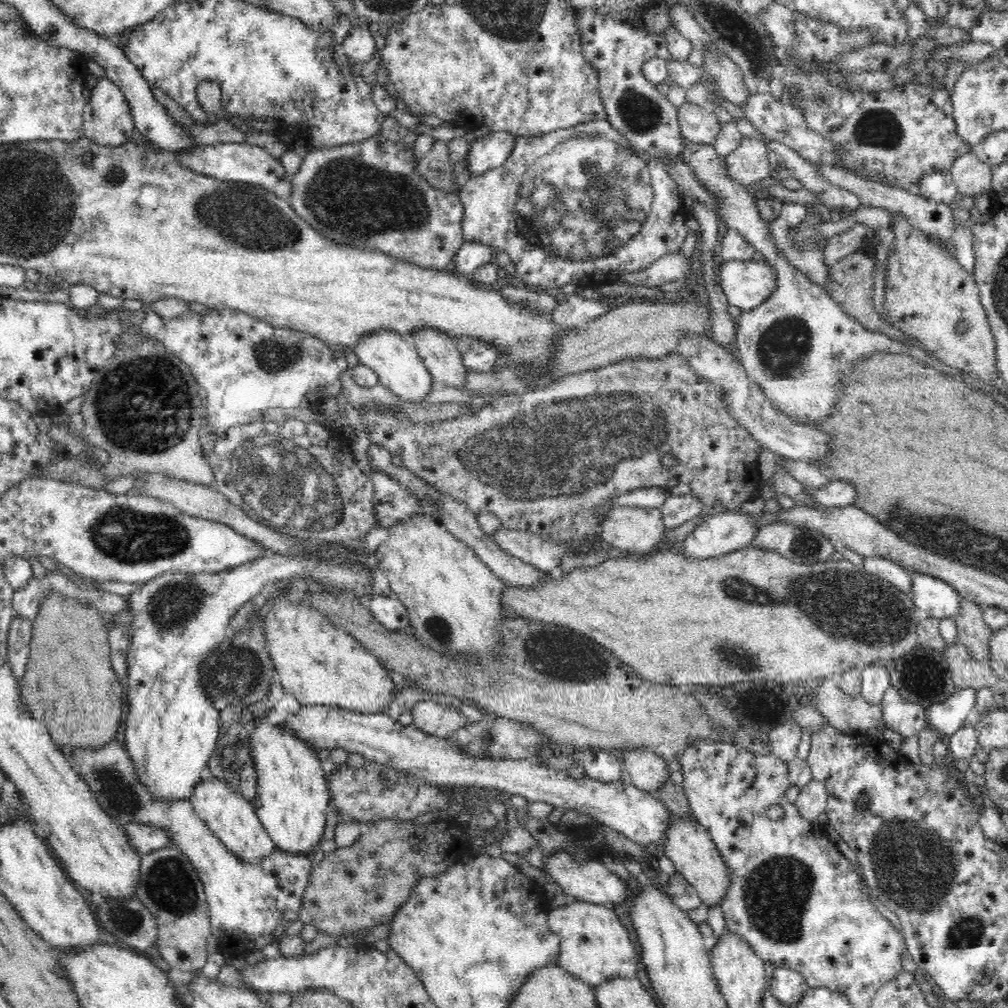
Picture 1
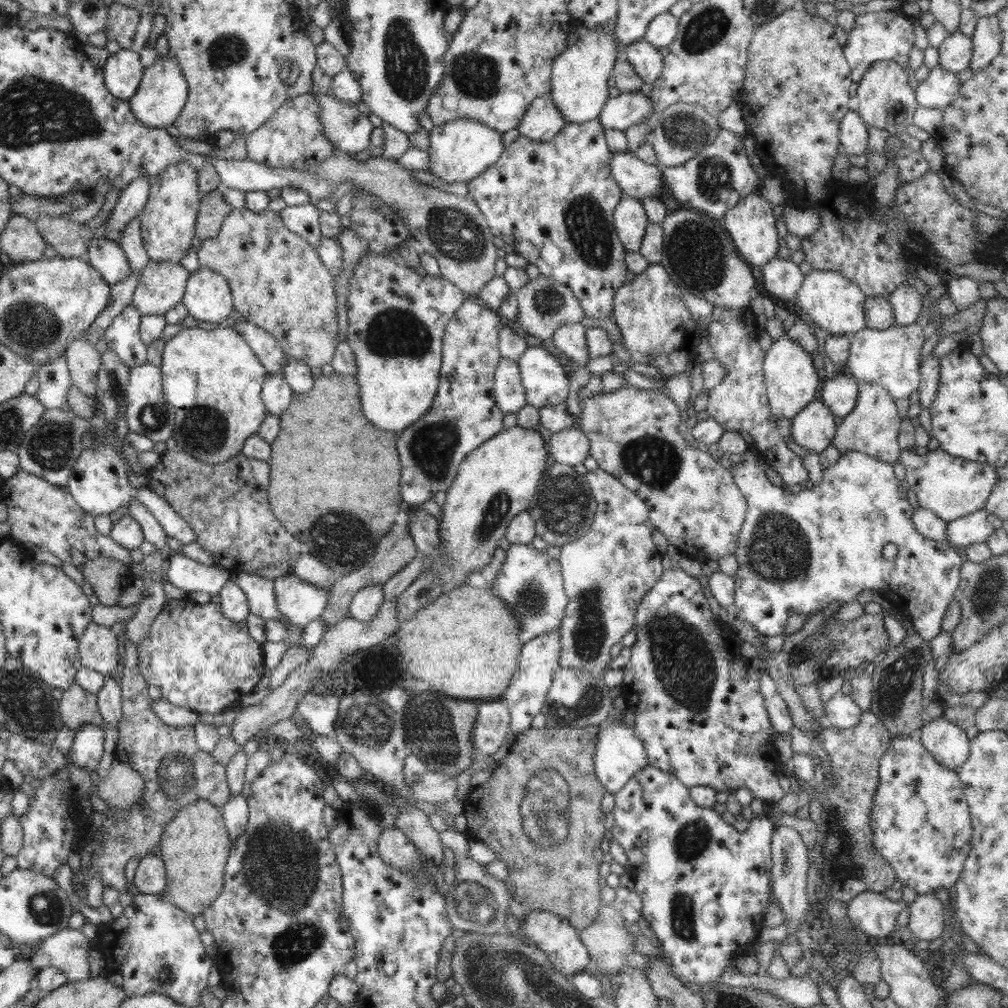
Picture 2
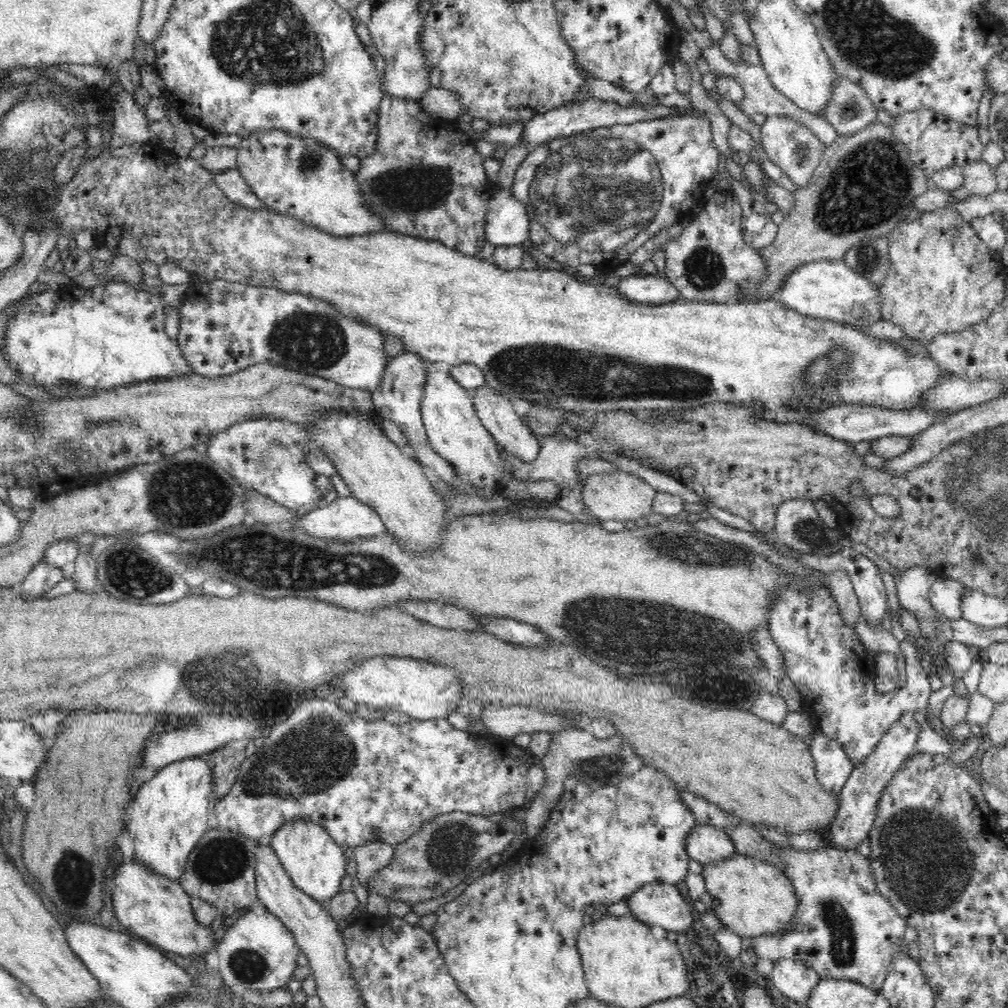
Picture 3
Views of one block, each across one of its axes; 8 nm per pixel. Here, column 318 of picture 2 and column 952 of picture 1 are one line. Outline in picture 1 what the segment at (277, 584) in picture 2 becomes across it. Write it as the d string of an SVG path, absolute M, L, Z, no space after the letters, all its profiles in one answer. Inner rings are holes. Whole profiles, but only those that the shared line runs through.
M916 571L911 579L911 597L921 616L952 619L959 613L962 597L949 584Z

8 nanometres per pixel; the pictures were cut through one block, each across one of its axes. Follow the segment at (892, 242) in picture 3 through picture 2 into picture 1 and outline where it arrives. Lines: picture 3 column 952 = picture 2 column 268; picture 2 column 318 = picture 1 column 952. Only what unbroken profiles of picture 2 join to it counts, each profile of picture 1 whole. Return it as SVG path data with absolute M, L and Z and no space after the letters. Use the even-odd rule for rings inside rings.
M891 213L891 215L895 218L892 224L895 240L892 254L888 258L888 277L885 284L884 308L889 315L888 321L903 333L907 332L920 340L932 355L948 366L978 376L988 384L999 376L996 368L996 343L979 297L974 274L970 275L966 268L960 266L958 258L952 257L942 245L934 243L925 230L913 228L904 215L900 213Z

